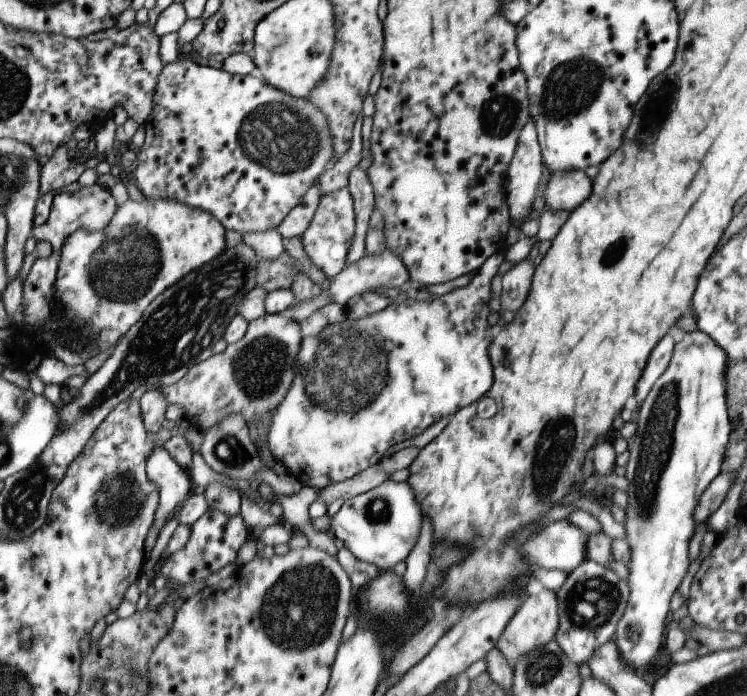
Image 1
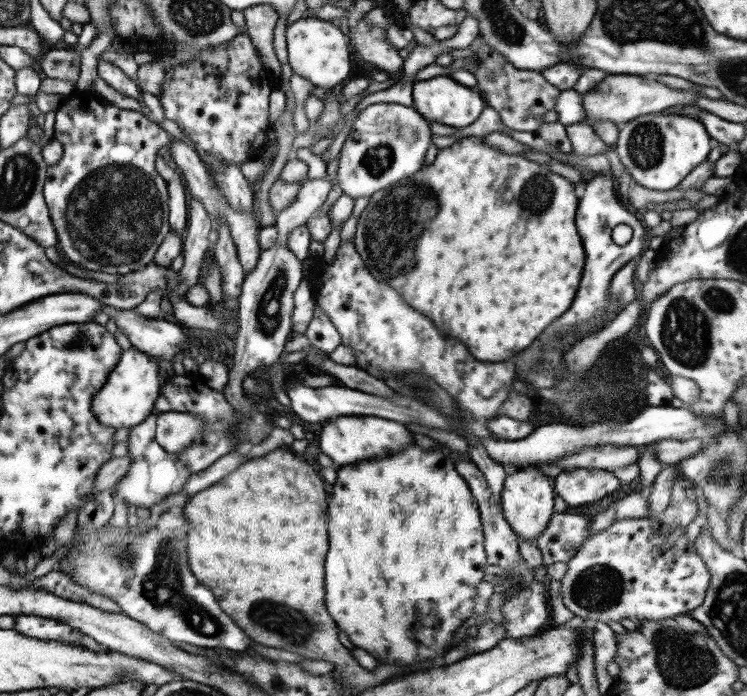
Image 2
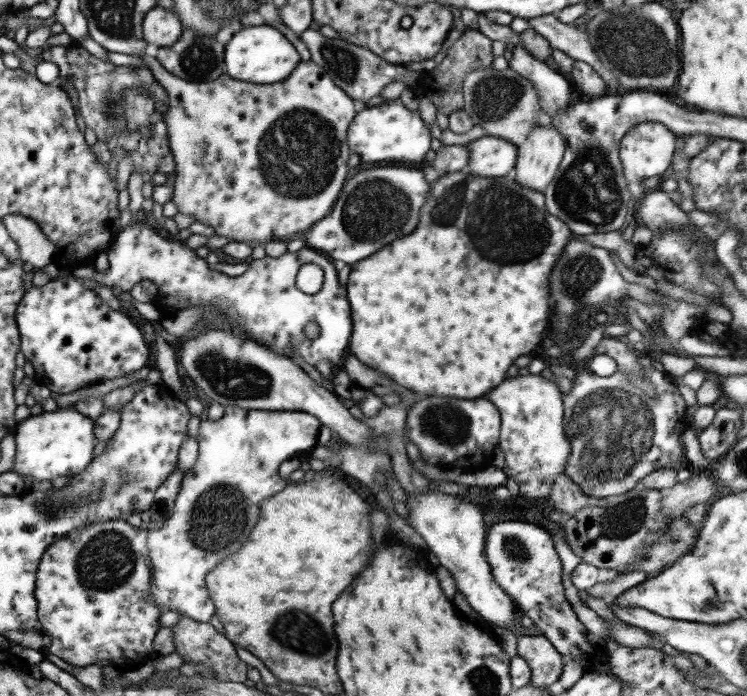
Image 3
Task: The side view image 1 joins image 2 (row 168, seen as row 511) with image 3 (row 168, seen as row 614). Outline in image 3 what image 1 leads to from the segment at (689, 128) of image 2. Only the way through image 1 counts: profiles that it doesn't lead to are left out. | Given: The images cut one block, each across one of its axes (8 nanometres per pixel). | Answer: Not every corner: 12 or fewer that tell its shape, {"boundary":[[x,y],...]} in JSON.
{"boundary":[[641,122],[619,140],[631,198],[643,180],[671,172],[677,136],[659,122]]}

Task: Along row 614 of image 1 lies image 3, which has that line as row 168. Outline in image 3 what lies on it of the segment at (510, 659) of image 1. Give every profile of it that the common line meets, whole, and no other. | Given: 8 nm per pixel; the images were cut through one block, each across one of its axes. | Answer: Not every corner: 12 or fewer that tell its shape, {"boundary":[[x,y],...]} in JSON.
{"boundary":[[553,126],[517,146],[515,182],[545,192],[565,154]]}

